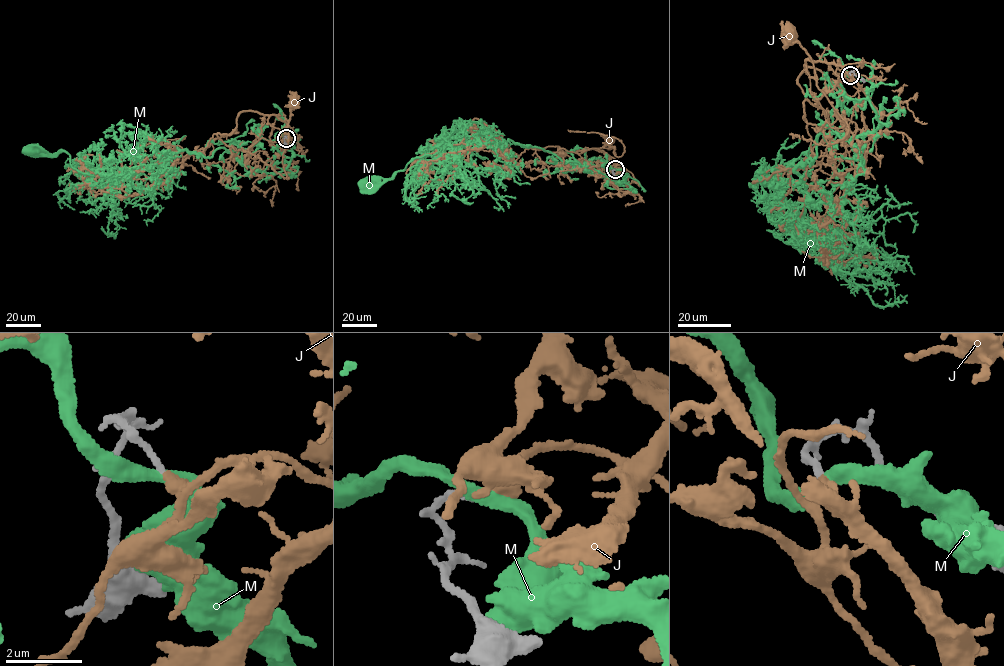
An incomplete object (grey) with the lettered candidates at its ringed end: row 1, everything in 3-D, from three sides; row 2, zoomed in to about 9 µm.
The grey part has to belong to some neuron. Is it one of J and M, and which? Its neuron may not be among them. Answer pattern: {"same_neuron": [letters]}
{"same_neuron": ["J"]}

